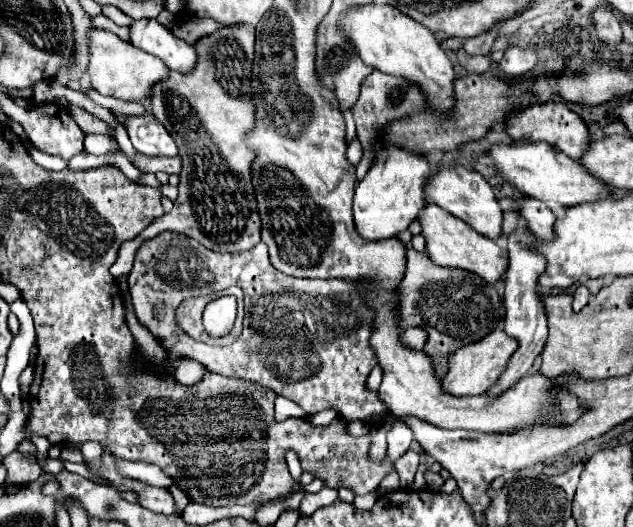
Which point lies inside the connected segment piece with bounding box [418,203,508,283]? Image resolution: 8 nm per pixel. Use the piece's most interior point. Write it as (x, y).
(450, 242)

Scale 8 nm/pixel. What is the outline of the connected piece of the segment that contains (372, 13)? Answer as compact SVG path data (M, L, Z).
M370 3L366 7L348 7L342 11L336 29L354 45L366 65L418 83L420 89L428 95L426 101L432 103L438 111L448 111L448 107L452 107L452 63L438 45L432 31L428 31L424 25L416 23L408 15L402 15L388 3Z

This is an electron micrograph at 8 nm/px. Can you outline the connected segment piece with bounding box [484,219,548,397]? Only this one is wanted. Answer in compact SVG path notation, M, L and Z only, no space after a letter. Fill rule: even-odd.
M520 219L520 227L516 231L512 231L512 235L508 239L510 265L508 265L508 279L506 279L506 293L504 293L504 303L506 303L504 331L518 341L518 349L514 351L512 359L508 361L508 367L502 371L496 385L492 385L484 393L488 397L500 395L500 391L508 391L508 387L512 387L512 383L516 383L516 379L522 379L530 371L534 359L542 353L544 343L546 343L546 335L548 335L546 313L544 313L544 305L540 301L540 293L536 291L536 281L538 281L540 273L544 271L546 263L544 263L542 255L530 251L532 241L534 241L534 237L528 233L526 223Z

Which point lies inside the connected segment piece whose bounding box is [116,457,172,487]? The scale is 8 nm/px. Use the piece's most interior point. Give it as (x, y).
(150, 474)

